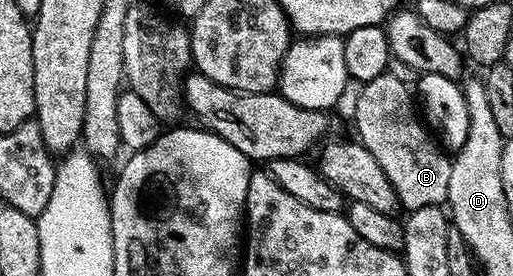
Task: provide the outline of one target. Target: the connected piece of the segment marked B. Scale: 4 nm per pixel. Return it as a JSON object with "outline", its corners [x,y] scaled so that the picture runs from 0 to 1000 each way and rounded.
{"outline":[[[750,261],[729,290],[708,301],[690,453],[702,482],[700,518],[737,580],[739,605],[766,670],[789,764],[801,768],[832,746],[864,750],[871,736],[881,572],[867,554],[860,518],[823,438],[805,330],[803,341],[795,330],[795,312],[784,286],[770,283],[764,261]]]}

